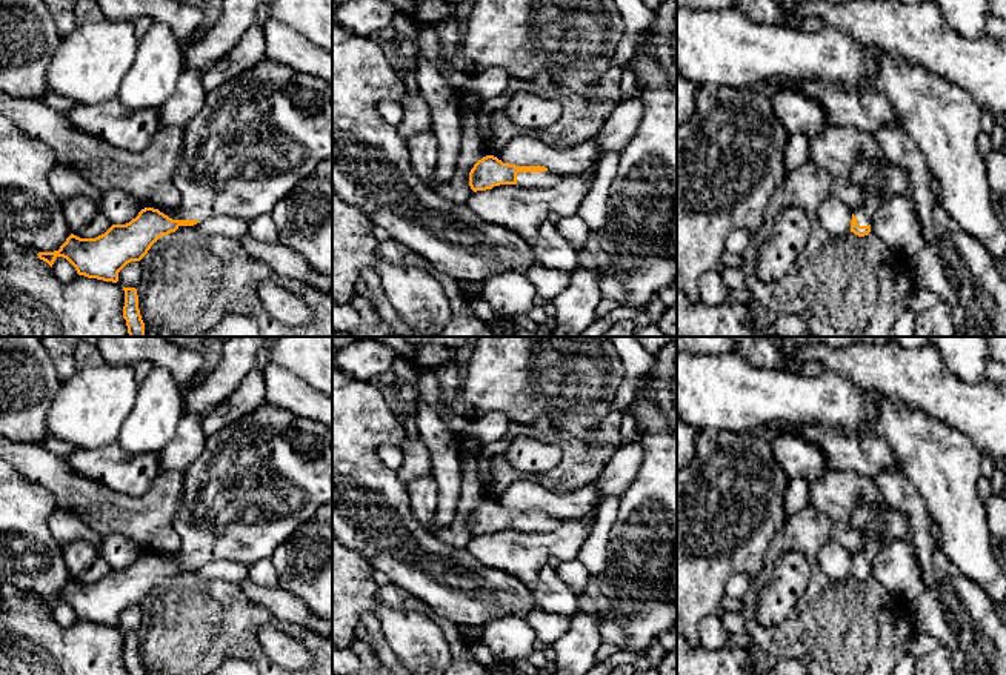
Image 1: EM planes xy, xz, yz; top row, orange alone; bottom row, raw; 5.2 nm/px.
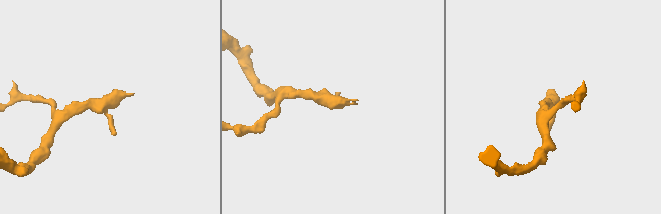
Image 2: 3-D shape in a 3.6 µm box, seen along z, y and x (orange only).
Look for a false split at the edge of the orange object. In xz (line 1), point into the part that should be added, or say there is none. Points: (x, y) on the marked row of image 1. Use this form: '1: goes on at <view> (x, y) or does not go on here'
1: goes on at xz (532, 180)

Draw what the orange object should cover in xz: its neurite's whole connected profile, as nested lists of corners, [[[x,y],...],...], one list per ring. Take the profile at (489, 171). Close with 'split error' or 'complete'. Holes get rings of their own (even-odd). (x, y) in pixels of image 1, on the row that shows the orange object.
[[[494,155],[478,160],[469,172],[469,186],[474,192],[492,189],[500,185],[517,185],[528,189],[549,189],[566,175],[545,166],[515,166],[503,163]]]; split error

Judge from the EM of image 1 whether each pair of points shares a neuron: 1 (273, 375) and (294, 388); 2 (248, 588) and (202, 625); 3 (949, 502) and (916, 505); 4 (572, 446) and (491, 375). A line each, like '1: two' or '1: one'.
1: one
2: two
3: two
4: two

